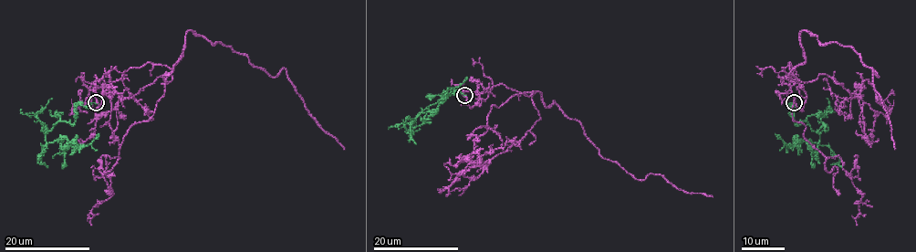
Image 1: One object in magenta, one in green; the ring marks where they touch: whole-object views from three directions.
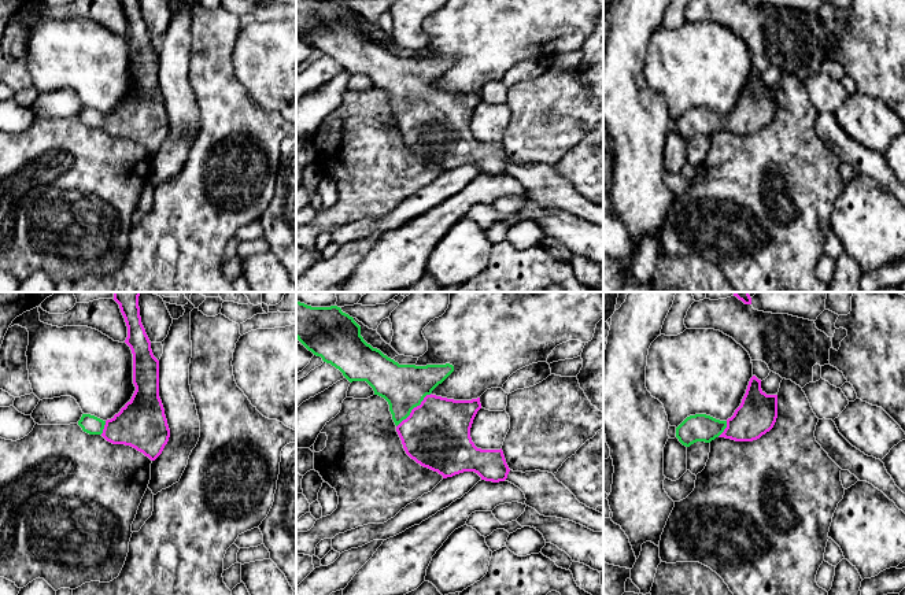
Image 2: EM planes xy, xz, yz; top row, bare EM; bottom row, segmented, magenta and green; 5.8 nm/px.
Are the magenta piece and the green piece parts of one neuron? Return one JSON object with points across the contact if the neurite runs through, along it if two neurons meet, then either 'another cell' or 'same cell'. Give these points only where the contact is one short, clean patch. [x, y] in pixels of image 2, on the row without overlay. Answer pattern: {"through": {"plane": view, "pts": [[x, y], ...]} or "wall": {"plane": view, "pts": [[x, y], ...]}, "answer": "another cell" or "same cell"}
{"answer": "same cell"}

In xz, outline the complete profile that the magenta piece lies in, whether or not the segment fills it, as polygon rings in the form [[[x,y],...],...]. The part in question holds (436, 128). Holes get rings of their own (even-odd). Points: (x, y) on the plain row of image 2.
[[[296,0],[296,32],[324,55],[339,62],[350,75],[366,74],[374,88],[388,95],[406,147],[421,159],[437,165],[443,171],[463,165],[474,165],[481,173],[492,175],[507,171],[510,162],[502,141],[481,143],[472,134],[470,121],[481,101],[480,90],[454,93],[432,86],[454,64],[452,58],[399,58],[367,37],[361,29],[361,19],[340,0]]]

